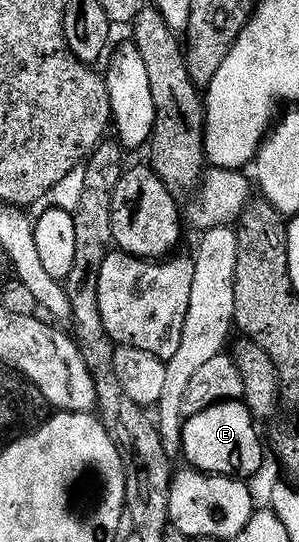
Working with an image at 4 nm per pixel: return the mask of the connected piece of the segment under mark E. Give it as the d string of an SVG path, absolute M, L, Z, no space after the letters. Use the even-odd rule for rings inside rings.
M228 401L226 403L215 403L209 409L204 411L198 411L195 415L187 415L183 425L183 446L181 448L181 455L184 455L188 459L190 466L196 471L202 471L204 475L225 475L228 477L234 477L236 479L242 479L244 481L250 480L250 475L255 475L263 467L263 447L265 451L265 443L259 440L259 431L257 428L257 420L251 411L247 408L246 402L243 401Z

